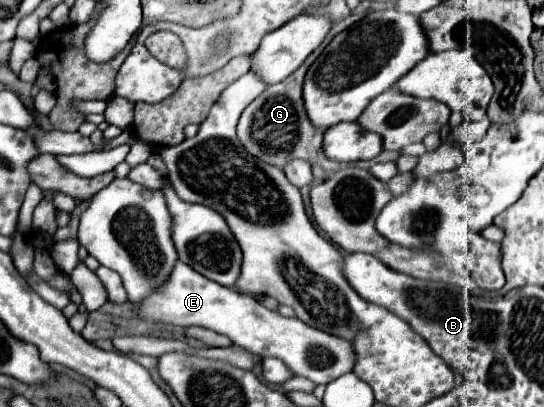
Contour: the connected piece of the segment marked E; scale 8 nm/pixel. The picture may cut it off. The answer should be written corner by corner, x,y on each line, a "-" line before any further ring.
177,263
167,283
137,307
139,315
145,319
179,327
199,325
227,335
235,345
259,357
279,357
295,375
307,377
317,385
327,385
333,379
353,371
353,363
357,361
353,345
347,343
347,339
329,335
321,329
305,325
299,319
283,317
277,311
269,311
253,297
235,293
229,287
205,279
187,267
187,263

